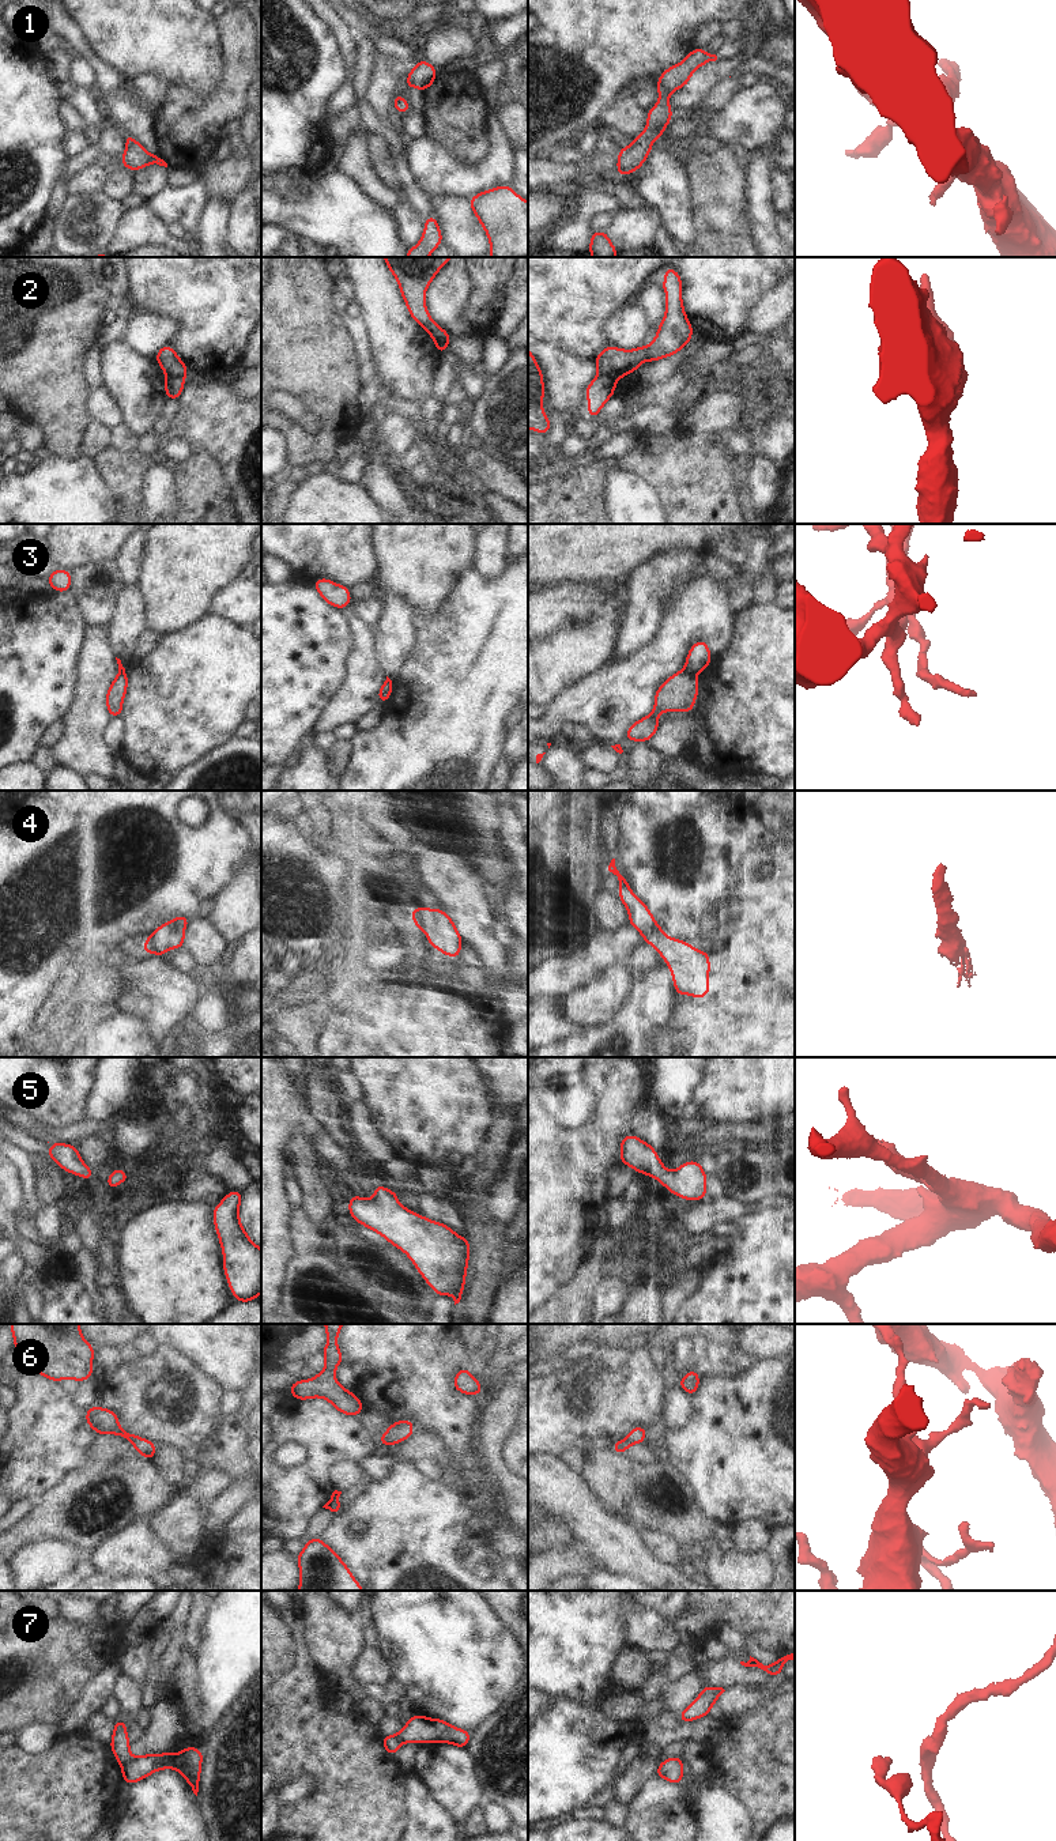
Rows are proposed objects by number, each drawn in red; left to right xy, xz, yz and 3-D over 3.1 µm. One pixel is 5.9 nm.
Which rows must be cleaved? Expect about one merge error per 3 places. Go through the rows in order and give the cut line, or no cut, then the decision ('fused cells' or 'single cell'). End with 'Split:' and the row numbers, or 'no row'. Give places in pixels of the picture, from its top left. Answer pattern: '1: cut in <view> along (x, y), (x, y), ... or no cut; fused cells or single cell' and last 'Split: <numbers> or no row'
1: no cut; single cell
2: cut in xy along (166, 374), (174, 378), (184, 378); fused cells
3: cut in yz along (683, 670), (693, 676); fused cells
4: no cut; single cell
5: no cut; single cell
6: no cut; single cell
7: cut in xy along (134, 1757), (121, 1766); fused cells
Split: 2, 3, 7

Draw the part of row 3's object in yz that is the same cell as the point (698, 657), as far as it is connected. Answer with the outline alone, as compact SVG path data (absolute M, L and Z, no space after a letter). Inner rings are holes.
M698 640L689 650L684 664L684 672L694 676L705 671L712 661L712 654L706 641Z

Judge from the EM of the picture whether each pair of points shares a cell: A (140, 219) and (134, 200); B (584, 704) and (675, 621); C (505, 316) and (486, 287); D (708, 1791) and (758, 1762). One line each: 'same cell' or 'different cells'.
A: different cells
B: same cell
C: different cells
D: different cells

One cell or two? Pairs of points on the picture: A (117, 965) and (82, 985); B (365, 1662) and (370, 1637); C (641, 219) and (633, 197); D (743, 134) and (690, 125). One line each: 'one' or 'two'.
A: one
B: two
C: two
D: one

